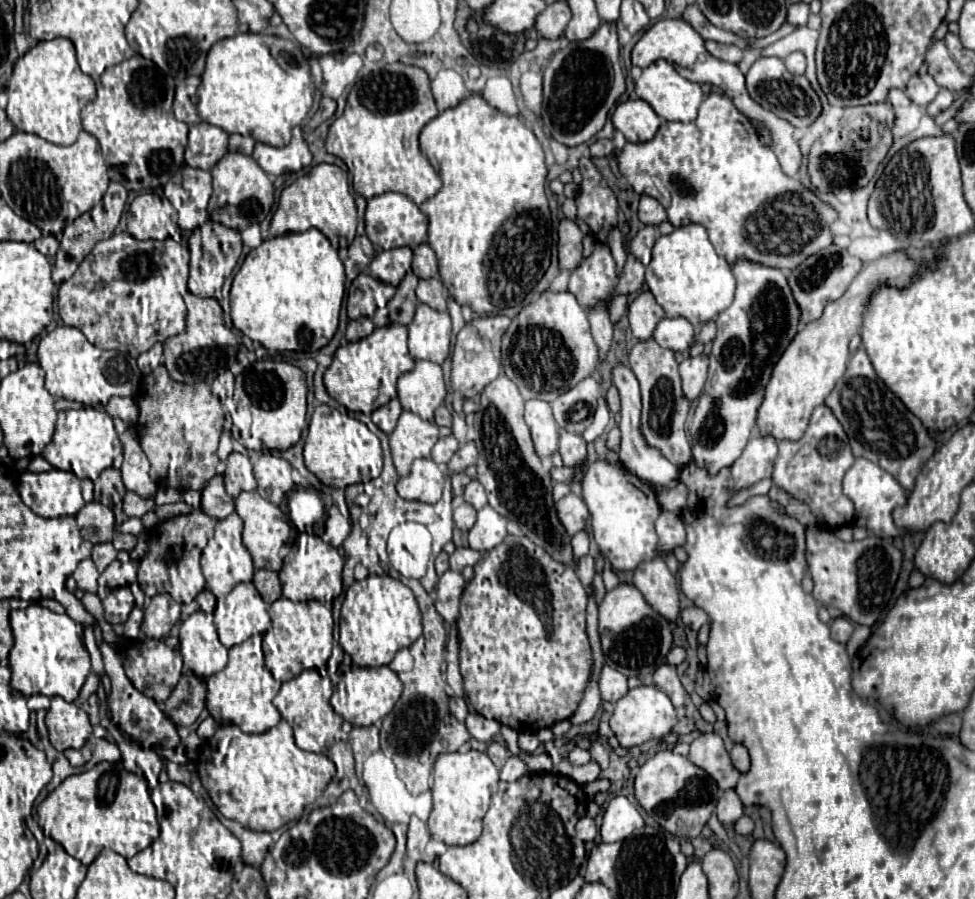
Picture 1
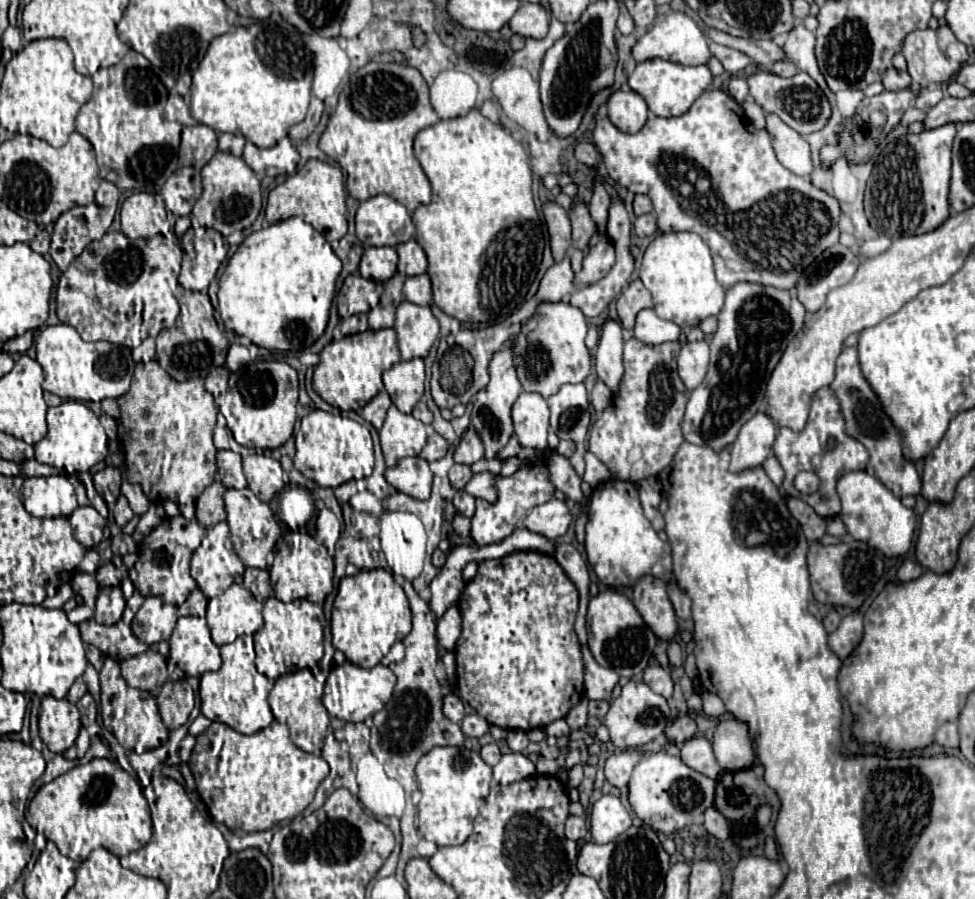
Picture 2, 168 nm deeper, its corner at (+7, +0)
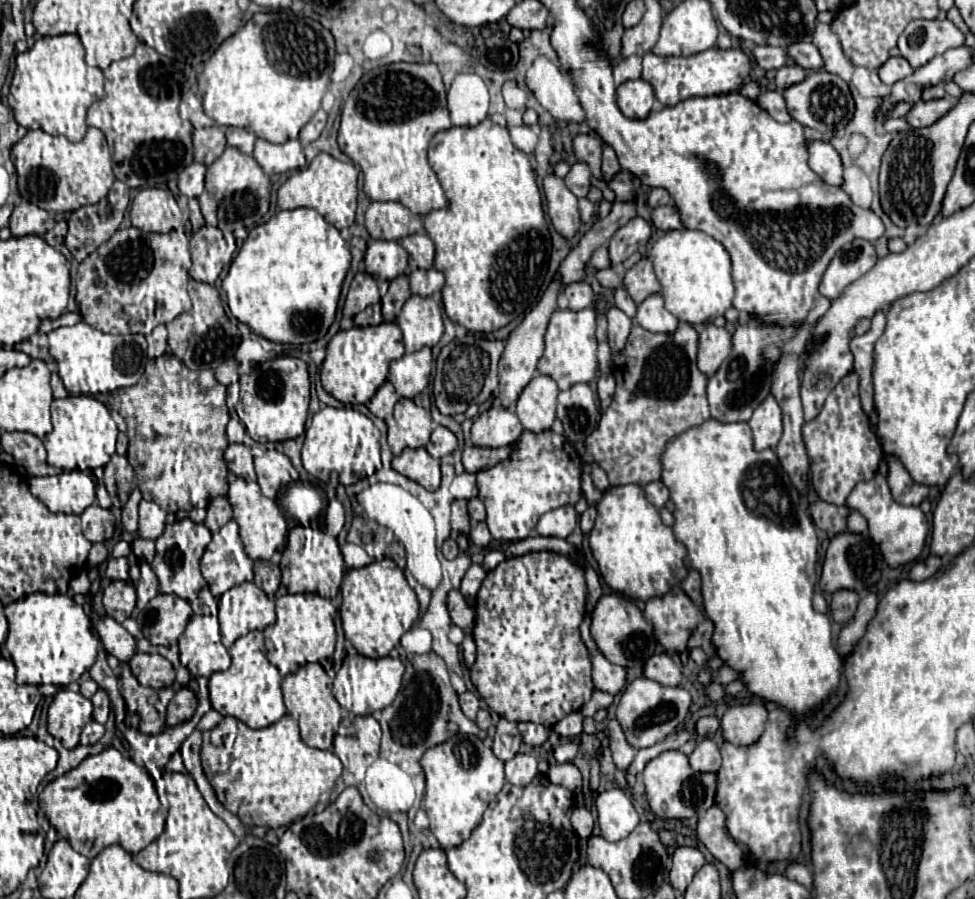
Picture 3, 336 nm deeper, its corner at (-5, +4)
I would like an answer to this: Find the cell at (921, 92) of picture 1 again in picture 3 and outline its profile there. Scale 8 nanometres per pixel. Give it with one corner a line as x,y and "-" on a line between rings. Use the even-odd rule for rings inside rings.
888,58
876,72
878,72
880,80
886,86
892,86
894,82
910,76
914,70
912,70
912,66
904,58

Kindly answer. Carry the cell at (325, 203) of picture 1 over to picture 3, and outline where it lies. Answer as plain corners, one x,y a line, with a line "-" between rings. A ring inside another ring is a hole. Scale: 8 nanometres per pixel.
318,154
306,170
292,174
280,188
278,188
278,206
282,210
294,208
314,208
318,210
328,224
336,226
338,230
348,228
354,222
356,212
356,182
358,170
350,162
340,162
330,154

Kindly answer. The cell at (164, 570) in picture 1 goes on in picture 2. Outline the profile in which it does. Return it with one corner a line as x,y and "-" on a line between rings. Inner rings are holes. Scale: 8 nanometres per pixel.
184,516
164,518
144,540
138,548
138,562
130,570
130,580
134,588
142,596
158,596
166,604
182,606
188,594
196,588
196,580
190,576
190,558
192,552
200,546
204,528
198,520
186,520

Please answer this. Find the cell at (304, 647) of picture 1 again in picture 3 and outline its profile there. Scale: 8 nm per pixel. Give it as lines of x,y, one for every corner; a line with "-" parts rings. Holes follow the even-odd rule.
286,594
276,600
276,622
264,628
266,638
266,656
280,670
282,676
296,672
300,666
292,664
290,654
300,656
304,662
318,662
334,654
336,645
336,629
333,616
336,608
330,599
318,594
-
282,638
282,640
280,640

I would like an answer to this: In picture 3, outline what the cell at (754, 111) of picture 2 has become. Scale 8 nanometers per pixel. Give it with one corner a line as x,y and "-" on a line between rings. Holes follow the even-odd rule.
780,90
764,92
758,96
758,104
776,120
776,122
790,122
790,114
786,110
786,100
782,98

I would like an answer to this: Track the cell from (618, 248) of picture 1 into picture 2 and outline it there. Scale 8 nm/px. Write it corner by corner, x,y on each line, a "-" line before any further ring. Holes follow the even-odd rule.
598,184
594,188
594,196
590,200
590,216
596,224
596,232
600,236
606,234
606,218
608,218
608,210
610,210
610,196
608,192

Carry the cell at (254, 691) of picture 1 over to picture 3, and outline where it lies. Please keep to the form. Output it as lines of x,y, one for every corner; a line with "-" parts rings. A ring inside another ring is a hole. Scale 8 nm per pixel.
263,630
248,632
246,636
238,638
230,648
232,666
226,672
216,672
208,680
210,702
216,712
222,716
234,716
248,724
250,728
266,728
278,722
286,714
286,706
282,702
282,676
278,668
274,668
265,652
265,638

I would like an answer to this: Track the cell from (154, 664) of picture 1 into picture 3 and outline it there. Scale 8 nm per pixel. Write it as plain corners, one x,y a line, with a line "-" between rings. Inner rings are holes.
134,654
130,660
132,674
142,686
150,688
166,688
172,686
176,672
172,664
160,654

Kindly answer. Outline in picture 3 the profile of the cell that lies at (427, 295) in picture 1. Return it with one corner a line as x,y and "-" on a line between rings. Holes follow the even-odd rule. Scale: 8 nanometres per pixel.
430,268
430,270
412,270
408,274
410,278
410,290
412,294
418,294
418,296
438,296
442,286
444,286
444,274

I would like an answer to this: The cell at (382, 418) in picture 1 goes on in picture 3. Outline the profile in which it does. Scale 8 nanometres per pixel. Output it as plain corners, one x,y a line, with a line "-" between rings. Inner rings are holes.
384,382
380,388
378,388
378,392
374,394
374,398
366,404
368,406
368,410
374,414
374,416
378,416
378,418
382,418
382,420
390,420
392,418
392,408
394,408
394,404
398,402
398,394
396,394
396,390
394,390
394,386
390,384
390,382

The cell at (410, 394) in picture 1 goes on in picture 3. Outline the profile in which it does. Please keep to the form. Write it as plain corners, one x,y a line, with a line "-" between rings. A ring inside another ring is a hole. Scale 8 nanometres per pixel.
424,346
418,352
404,354
402,358
390,362
388,380
394,384
400,396
414,398
428,386
430,372
432,372
432,354
430,348

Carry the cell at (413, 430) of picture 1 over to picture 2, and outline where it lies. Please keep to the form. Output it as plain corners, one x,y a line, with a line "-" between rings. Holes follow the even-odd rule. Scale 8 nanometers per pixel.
390,406
386,422
380,430
380,446
386,458
386,466
394,468
398,460
418,456
426,446
428,428
412,414
402,414
396,406

